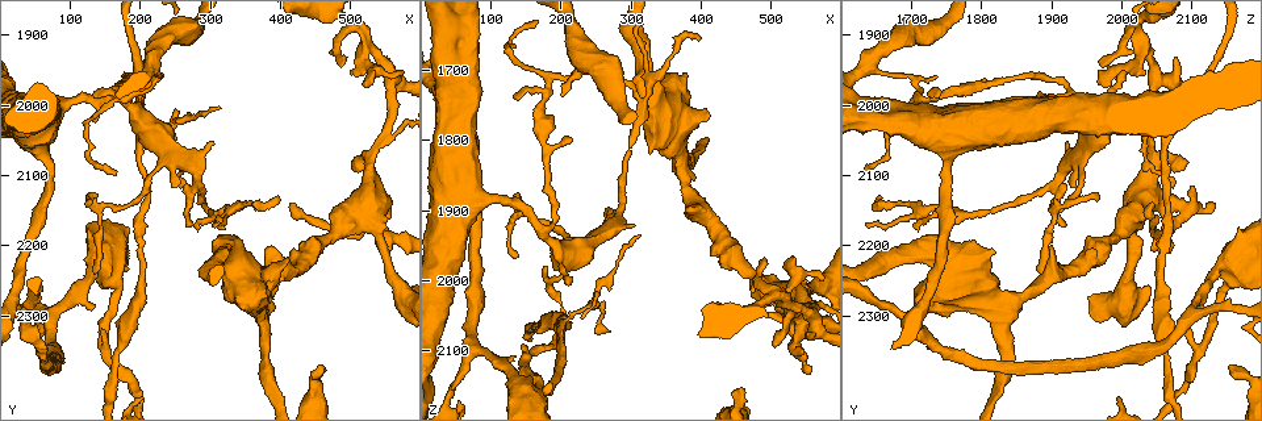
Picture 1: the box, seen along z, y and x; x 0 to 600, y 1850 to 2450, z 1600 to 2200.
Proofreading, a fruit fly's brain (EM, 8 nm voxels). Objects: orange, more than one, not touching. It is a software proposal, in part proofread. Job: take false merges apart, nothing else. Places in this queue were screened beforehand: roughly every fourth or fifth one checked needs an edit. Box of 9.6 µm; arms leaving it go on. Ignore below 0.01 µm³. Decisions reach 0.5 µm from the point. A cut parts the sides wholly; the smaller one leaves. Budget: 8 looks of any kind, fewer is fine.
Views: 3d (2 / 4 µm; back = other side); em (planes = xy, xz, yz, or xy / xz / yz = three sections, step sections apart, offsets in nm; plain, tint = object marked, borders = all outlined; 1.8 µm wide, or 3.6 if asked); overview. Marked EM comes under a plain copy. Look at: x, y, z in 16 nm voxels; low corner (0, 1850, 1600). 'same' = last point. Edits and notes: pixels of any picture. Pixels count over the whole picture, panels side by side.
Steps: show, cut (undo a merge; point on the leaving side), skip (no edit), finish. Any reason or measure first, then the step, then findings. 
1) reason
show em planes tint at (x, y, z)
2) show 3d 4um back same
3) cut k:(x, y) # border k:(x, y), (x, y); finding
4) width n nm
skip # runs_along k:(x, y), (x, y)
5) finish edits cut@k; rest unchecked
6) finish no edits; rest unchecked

branch point
show em xy step 8 tint at (185, 1985, 1715)

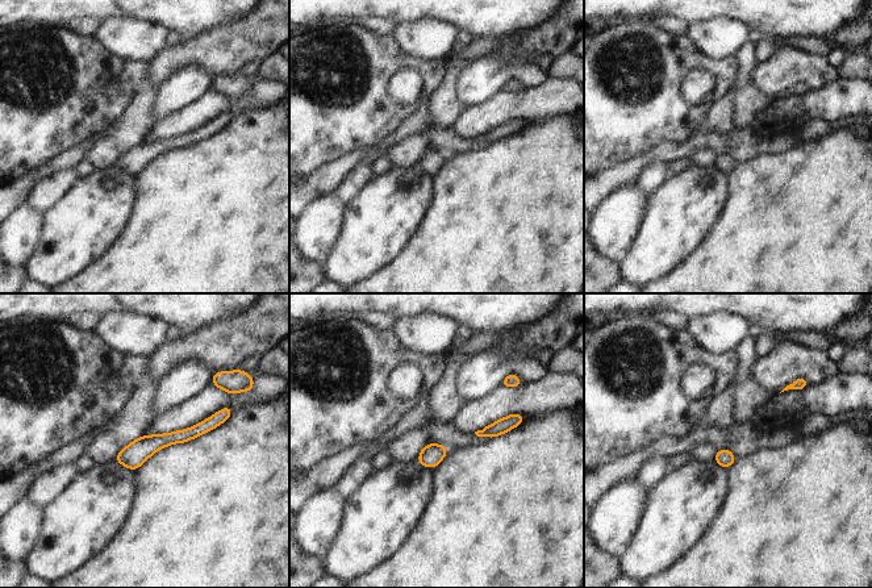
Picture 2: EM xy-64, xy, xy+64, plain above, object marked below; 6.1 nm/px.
show em xz step 4 tint same

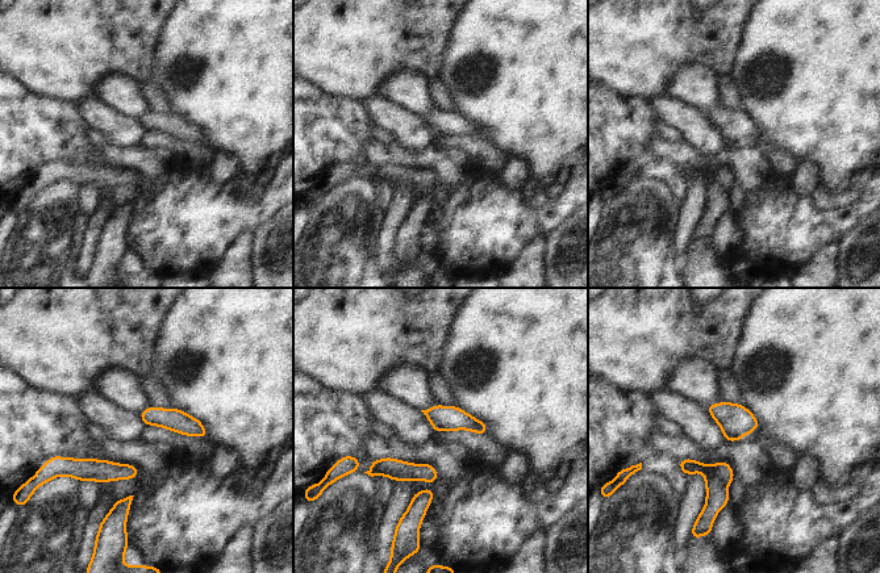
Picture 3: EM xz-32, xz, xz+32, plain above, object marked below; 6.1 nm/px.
cut 3:(721, 471) # part_leaving 3:(144, 415), (171, 418), (201, 433); two neurons meet here

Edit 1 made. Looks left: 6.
sudden change in width
show 3d 4um at (195, 2005, 1970)

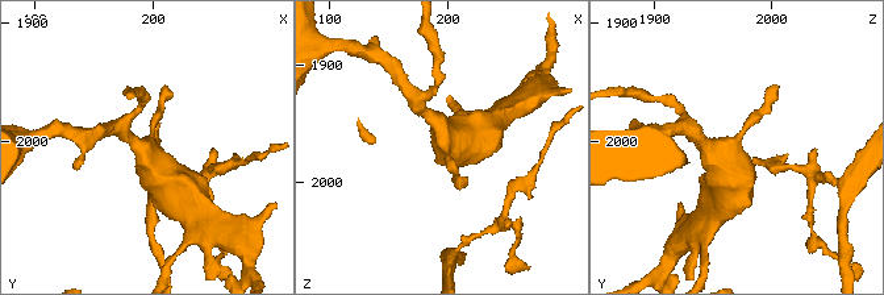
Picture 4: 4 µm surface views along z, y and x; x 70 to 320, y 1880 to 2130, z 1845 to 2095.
need the tissue
show em 3.6um yz step 4 tint at (196, 2000, 1966)

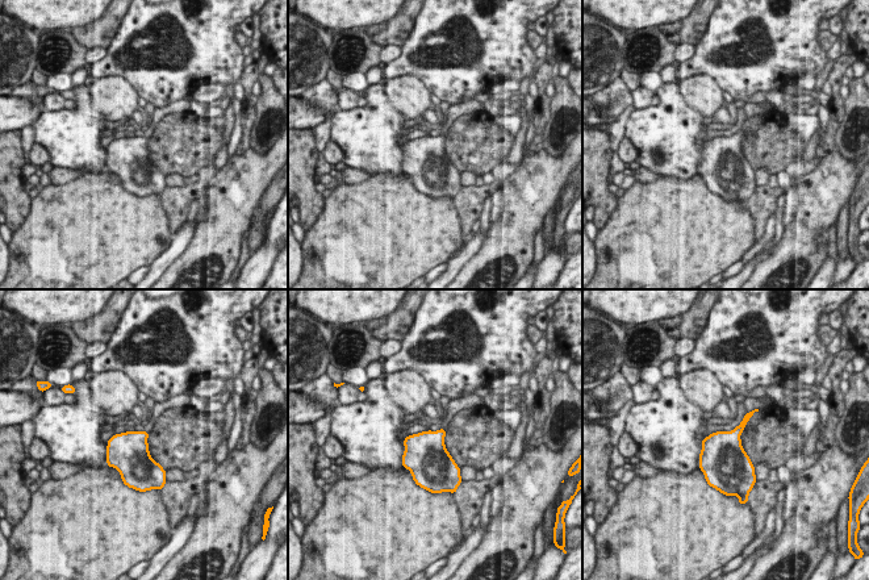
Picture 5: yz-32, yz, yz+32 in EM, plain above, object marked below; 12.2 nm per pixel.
cut it another way
show em 3.6um planes borders same

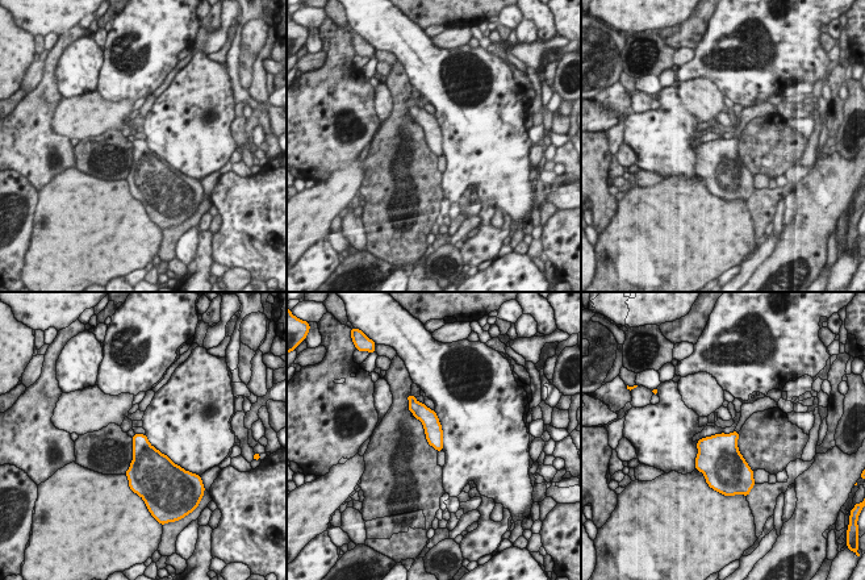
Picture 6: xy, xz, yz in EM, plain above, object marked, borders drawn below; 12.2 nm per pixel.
width 220 nm
skip # all the same neuron

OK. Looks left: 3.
sharp bend
show em yz step 8 tint at (145, 2145, 1905)

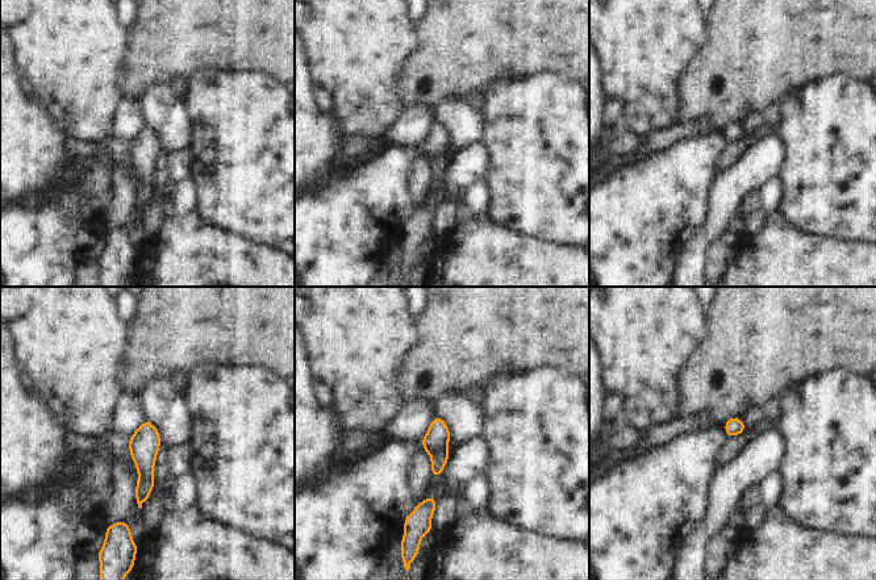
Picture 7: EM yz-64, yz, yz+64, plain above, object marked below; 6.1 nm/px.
another direction
show em planes tint same

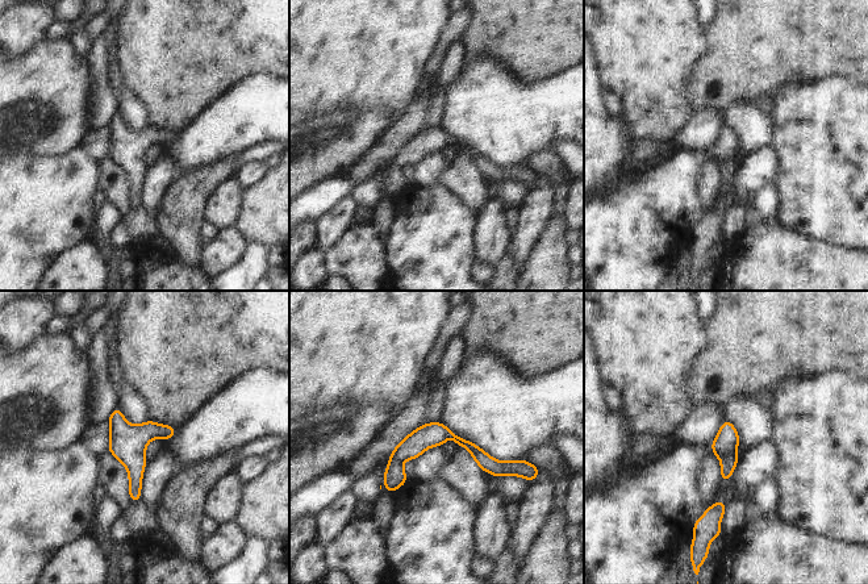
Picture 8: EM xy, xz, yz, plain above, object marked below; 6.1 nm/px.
skip # all the same neuron

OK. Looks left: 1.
side arm on a straight run
show em planes tint at (525, 1920, 2030)

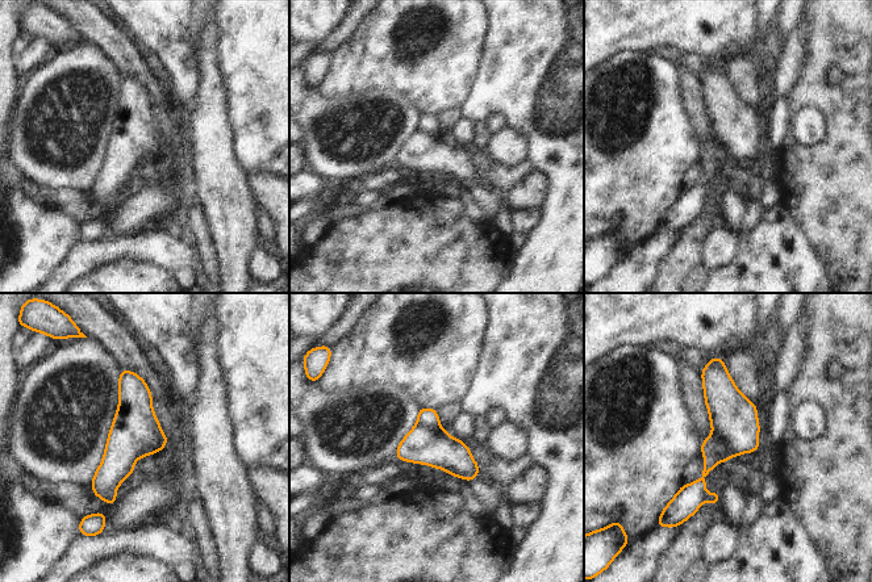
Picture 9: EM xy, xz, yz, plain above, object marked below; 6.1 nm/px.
cut 9:(713, 452) # part_leaving 9:(712, 438), (693, 509); two neurons meet here

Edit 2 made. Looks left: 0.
finish edits cut@3, cut@9; rest unchecked

